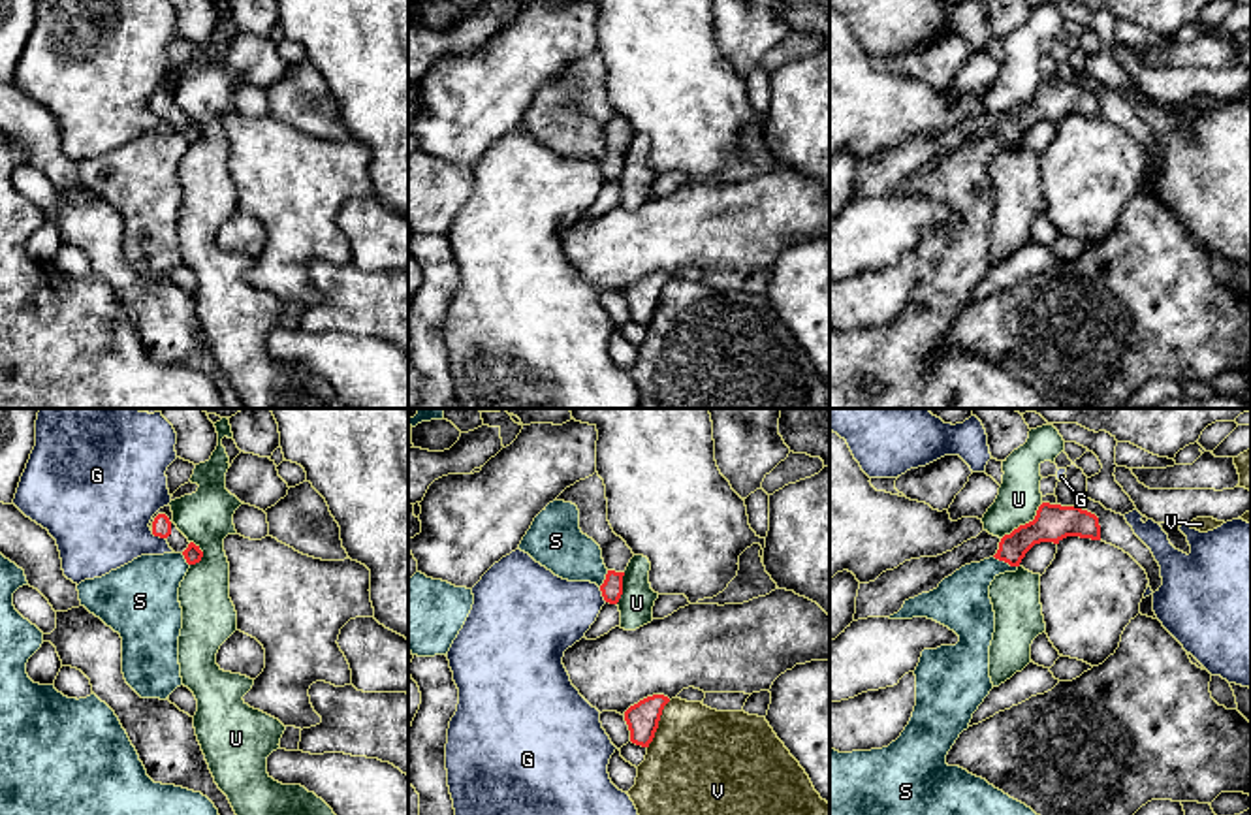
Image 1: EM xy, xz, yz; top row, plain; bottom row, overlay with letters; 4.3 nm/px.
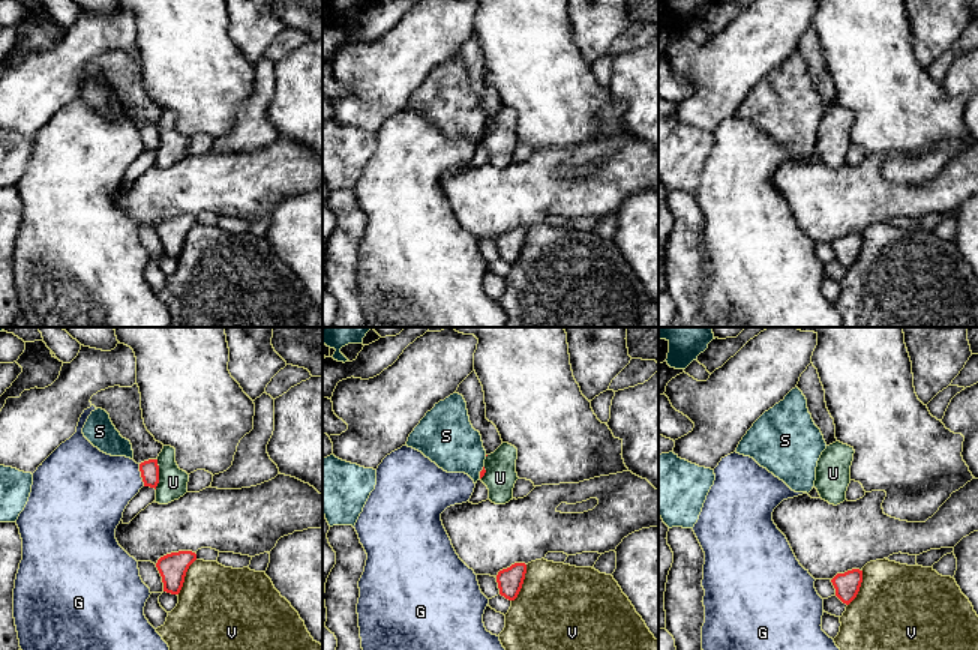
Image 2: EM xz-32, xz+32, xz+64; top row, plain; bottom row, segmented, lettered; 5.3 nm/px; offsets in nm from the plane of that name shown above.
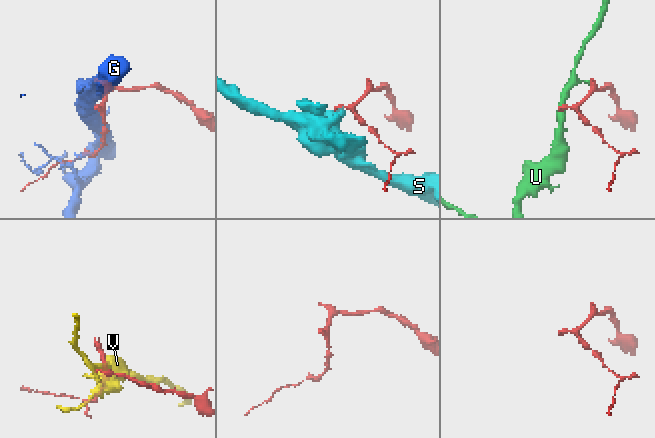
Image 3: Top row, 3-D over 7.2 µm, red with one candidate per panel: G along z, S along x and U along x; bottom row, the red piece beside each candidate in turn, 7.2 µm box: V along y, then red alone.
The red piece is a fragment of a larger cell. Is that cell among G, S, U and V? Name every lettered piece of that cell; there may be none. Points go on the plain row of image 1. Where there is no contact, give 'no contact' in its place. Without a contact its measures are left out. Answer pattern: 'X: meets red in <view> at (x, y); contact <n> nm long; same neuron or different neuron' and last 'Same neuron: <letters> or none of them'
G: meets red in xy at (158, 113); contact 70 nm long; different neuron
S: meets red in yz at (1005, 140); contact 120 nm long; different neuron
U: meets red in yz at (1026, 102); contact 240 nm long; different neuron
V: meets red in xz at (657, 303); contact 220 nm long; different neuron
Same neuron: none of them

